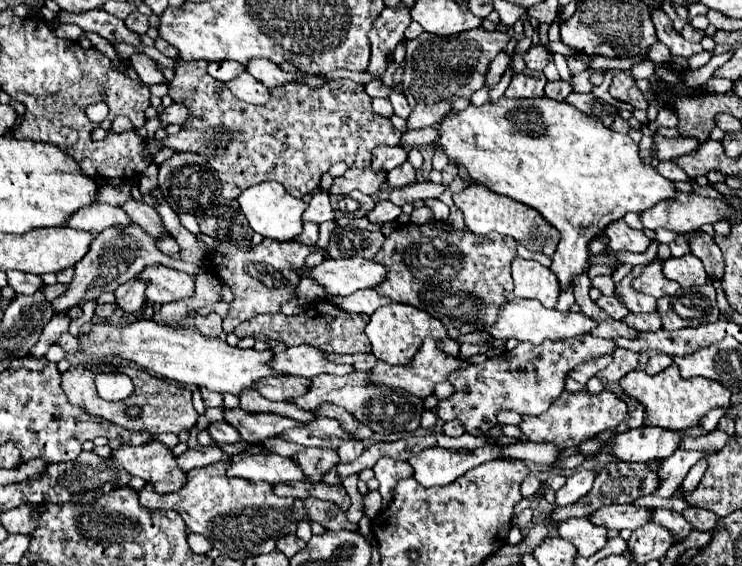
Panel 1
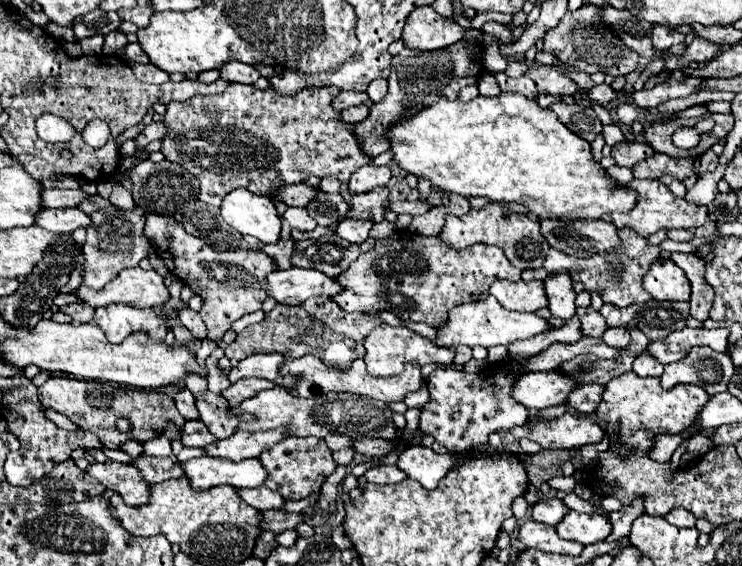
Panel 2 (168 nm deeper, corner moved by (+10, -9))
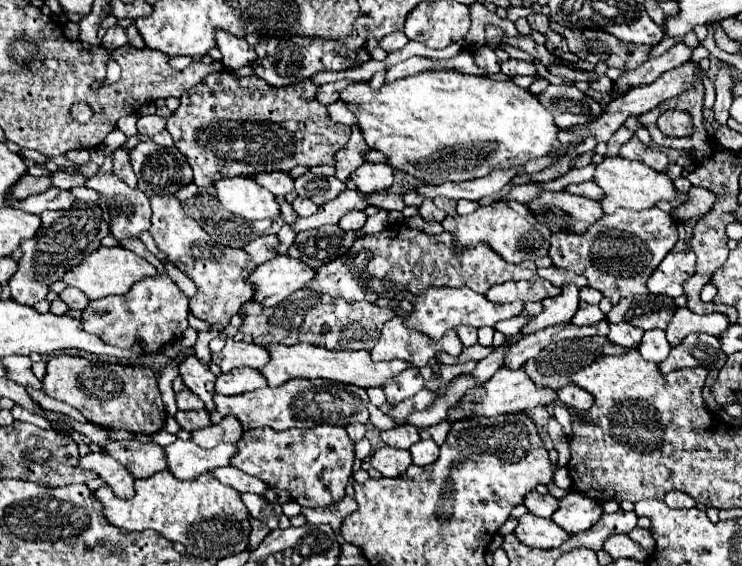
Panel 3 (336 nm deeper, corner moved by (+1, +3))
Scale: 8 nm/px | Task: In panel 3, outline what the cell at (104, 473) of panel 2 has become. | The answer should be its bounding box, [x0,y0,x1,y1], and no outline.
[79,452,133,498]

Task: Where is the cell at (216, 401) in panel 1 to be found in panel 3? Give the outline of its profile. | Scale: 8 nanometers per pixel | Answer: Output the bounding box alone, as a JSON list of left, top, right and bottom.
[173,378,205,410]

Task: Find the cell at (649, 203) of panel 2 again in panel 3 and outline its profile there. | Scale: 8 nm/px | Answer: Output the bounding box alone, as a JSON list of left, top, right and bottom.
[593,156,677,214]

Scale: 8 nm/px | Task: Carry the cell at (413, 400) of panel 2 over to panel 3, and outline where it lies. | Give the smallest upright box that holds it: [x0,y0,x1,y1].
[381,368,425,404]

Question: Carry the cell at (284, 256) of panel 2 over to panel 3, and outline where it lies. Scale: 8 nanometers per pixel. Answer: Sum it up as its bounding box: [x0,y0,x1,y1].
[243,234,279,264]

